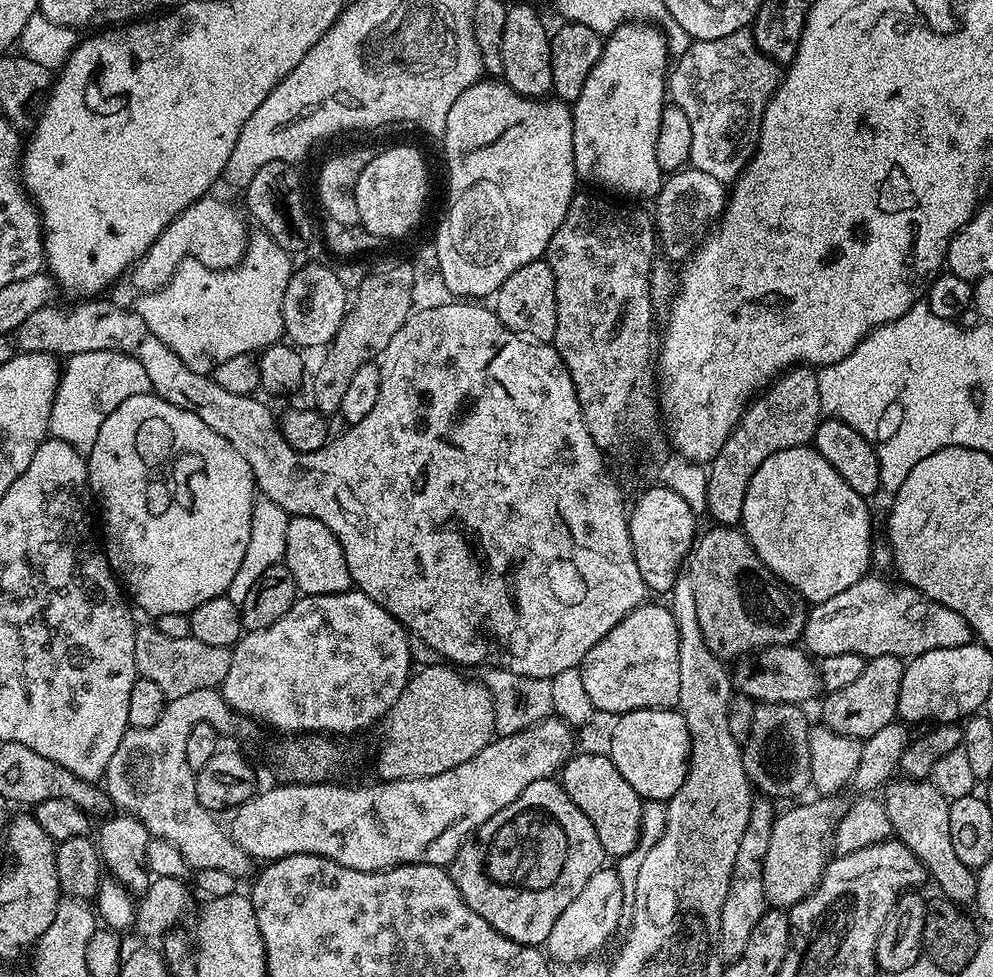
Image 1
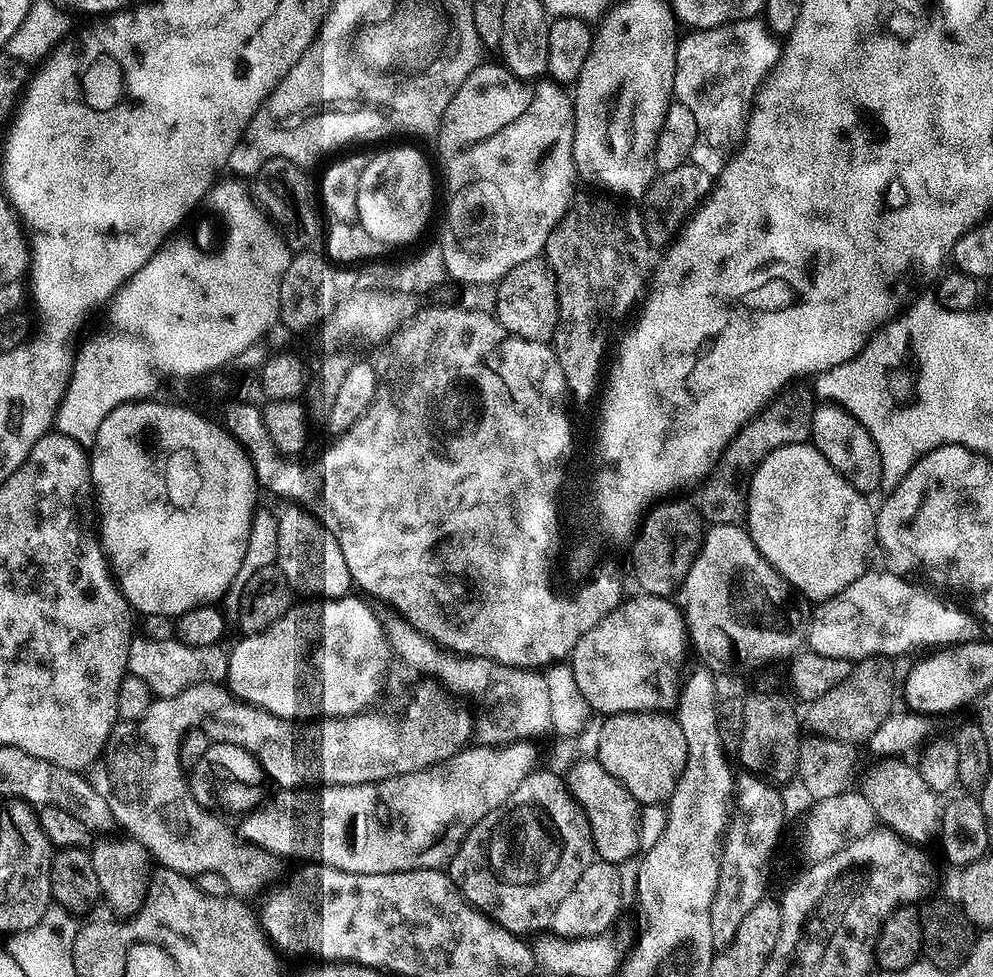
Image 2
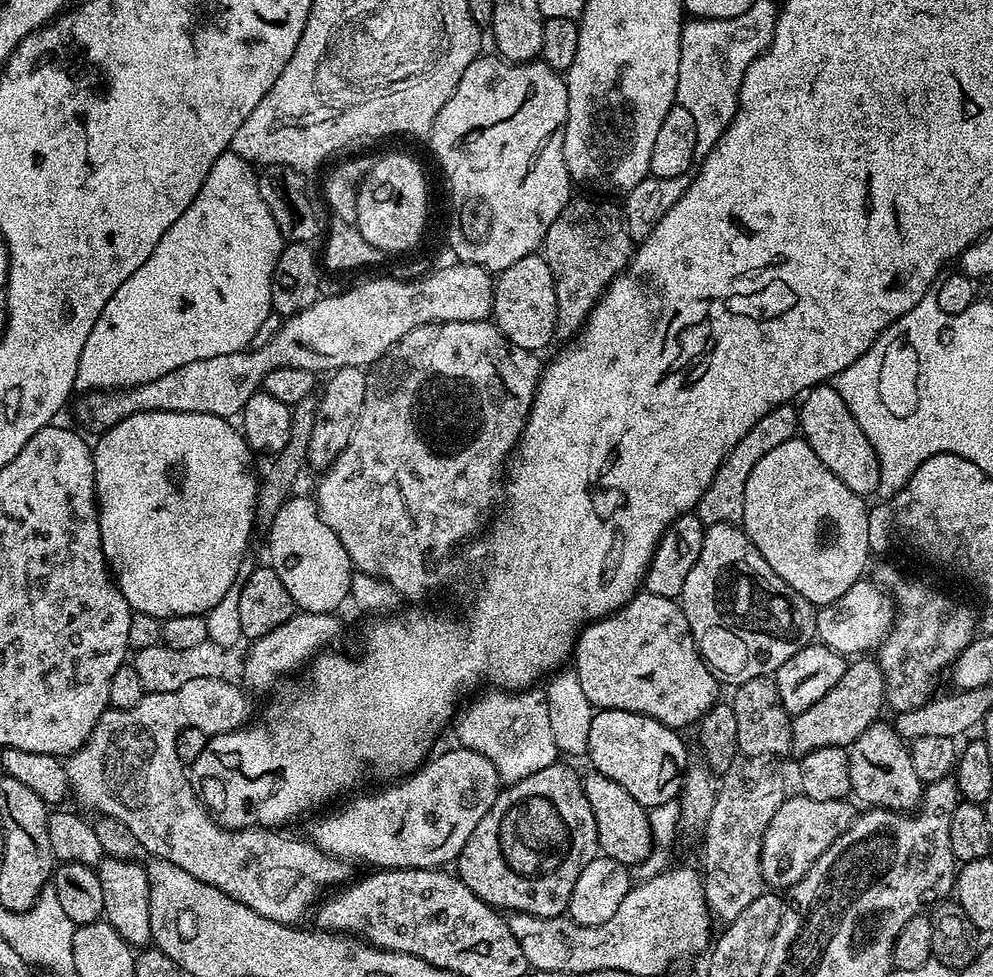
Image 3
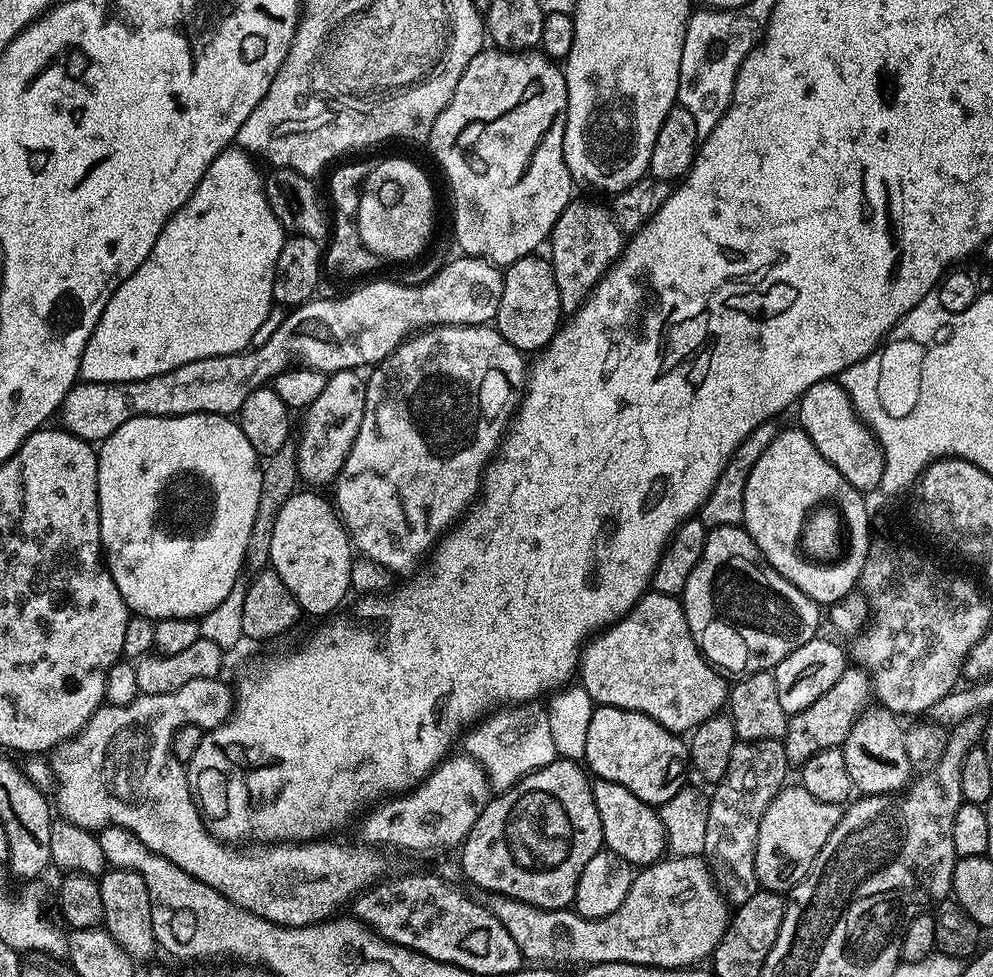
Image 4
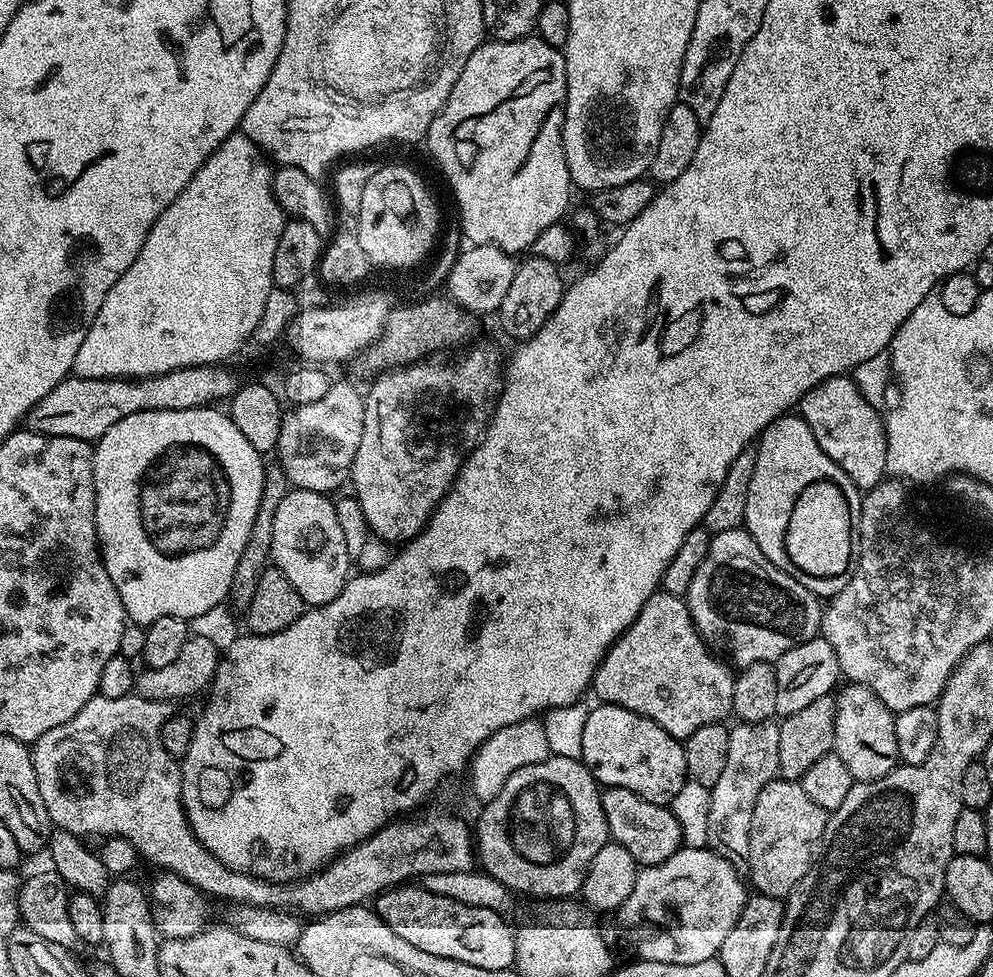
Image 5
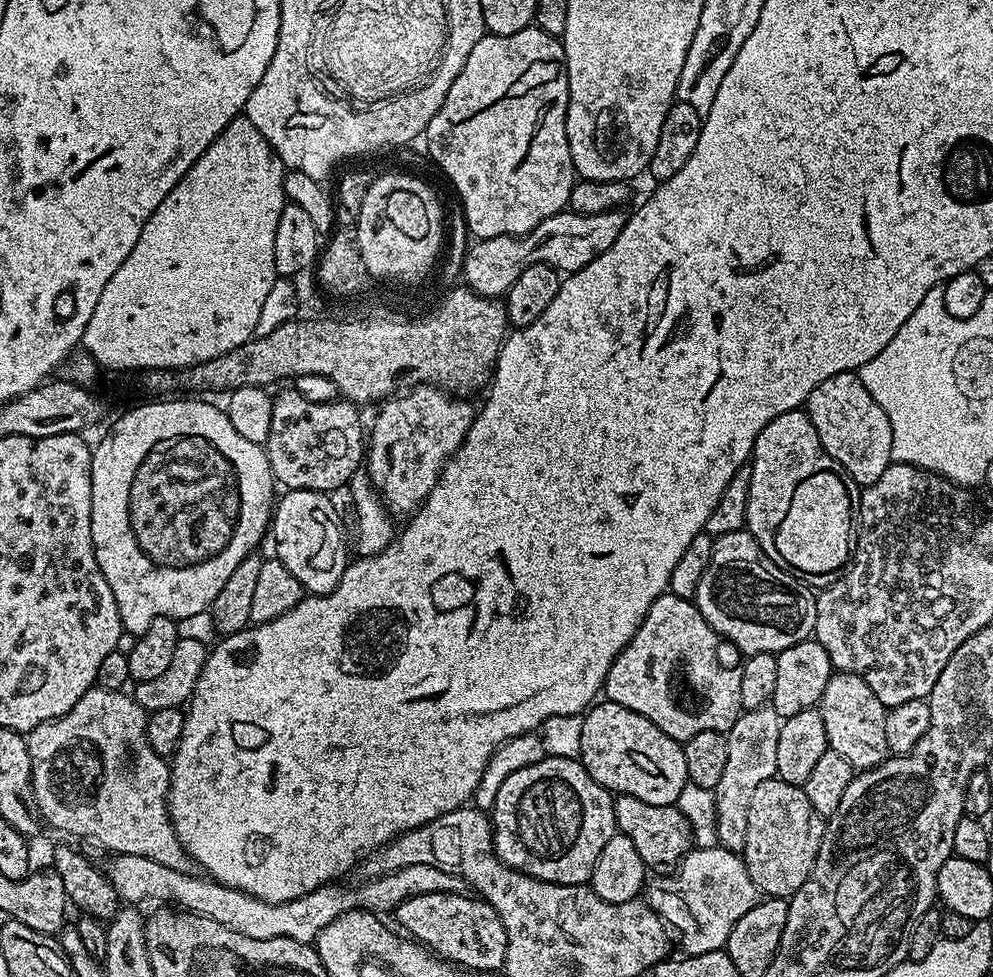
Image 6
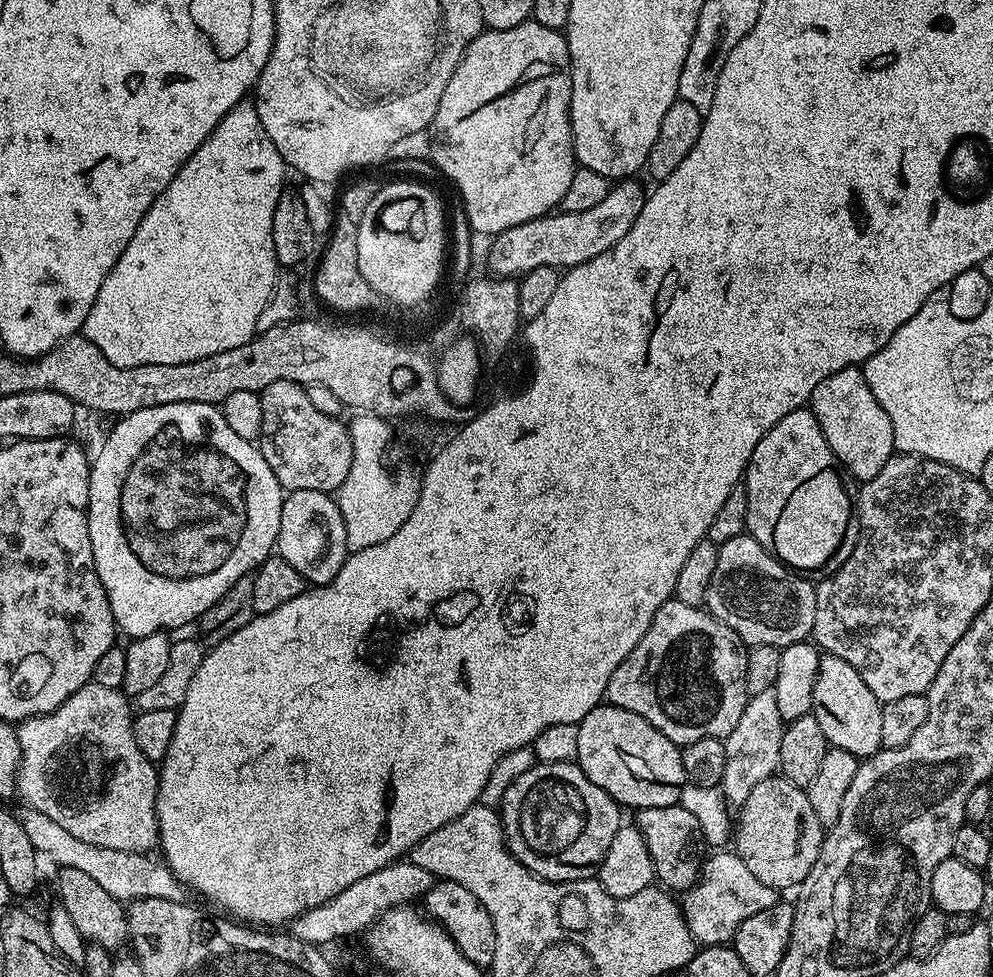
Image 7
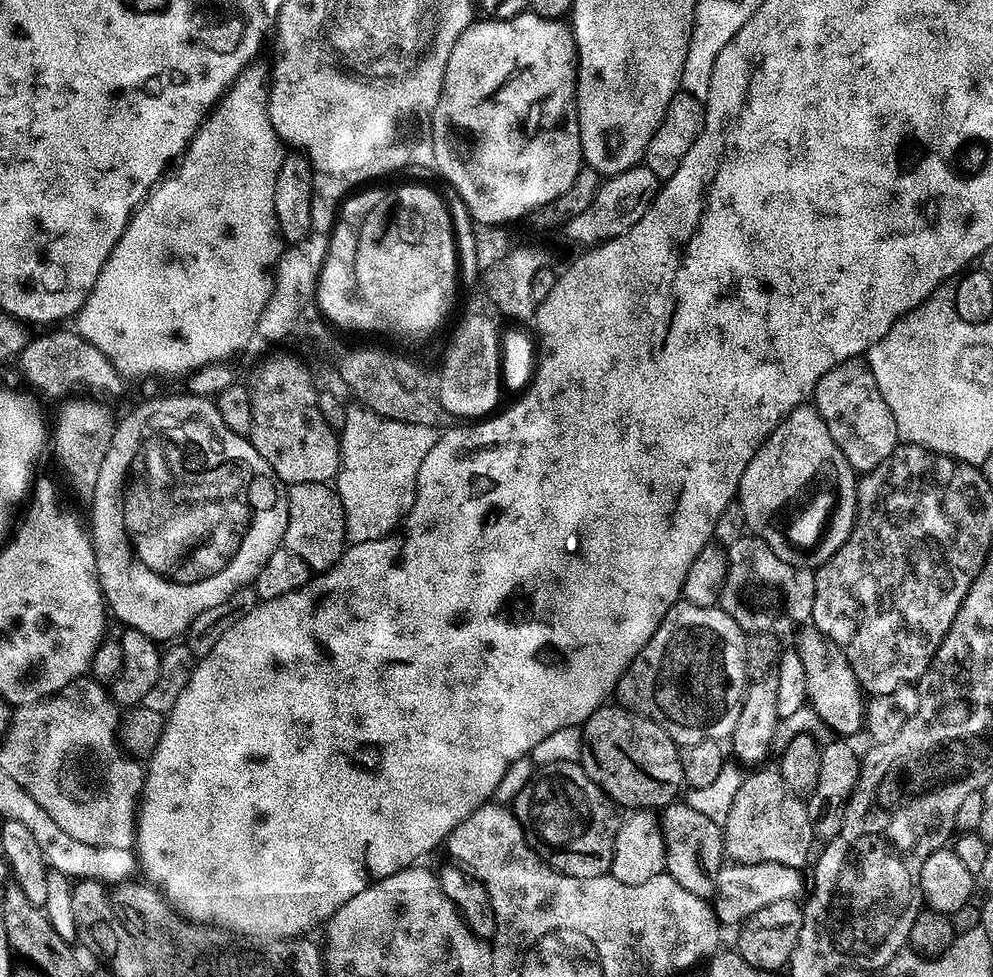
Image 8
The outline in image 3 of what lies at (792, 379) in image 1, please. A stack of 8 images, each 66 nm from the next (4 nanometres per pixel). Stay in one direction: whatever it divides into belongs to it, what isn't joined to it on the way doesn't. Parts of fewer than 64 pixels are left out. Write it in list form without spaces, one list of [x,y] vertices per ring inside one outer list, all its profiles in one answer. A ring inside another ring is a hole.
[[[795,403],[779,404],[777,408],[771,408],[750,430],[746,430],[746,438],[739,440],[726,454],[722,466],[714,474],[710,486],[702,494],[702,498],[696,503],[694,515],[705,526],[710,524],[735,524],[739,525],[744,519],[746,510],[746,478],[750,478],[750,470],[758,466],[758,458],[766,458],[774,446],[780,446],[782,442],[793,439],[800,432],[800,410]]]

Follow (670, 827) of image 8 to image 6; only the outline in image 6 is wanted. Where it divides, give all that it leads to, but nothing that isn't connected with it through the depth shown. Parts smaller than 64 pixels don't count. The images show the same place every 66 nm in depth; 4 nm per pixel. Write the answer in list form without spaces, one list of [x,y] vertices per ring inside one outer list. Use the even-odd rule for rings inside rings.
[[[617,795],[614,800],[614,818],[617,833],[634,842],[634,848],[638,854],[642,854],[645,869],[652,871],[653,868],[653,873],[664,874],[675,869],[694,847],[690,822],[686,822],[686,818],[674,806],[650,806],[642,802],[642,798]]]

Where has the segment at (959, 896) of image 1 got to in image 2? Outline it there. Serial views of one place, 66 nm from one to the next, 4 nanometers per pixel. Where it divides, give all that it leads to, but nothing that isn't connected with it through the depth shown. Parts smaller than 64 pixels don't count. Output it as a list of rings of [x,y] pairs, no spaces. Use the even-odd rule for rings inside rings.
[[[880,758],[862,772],[862,791],[866,802],[874,806],[876,819],[881,825],[899,833],[907,840],[924,842],[928,835],[938,828],[937,793],[922,778],[915,763],[907,764],[904,758]]]

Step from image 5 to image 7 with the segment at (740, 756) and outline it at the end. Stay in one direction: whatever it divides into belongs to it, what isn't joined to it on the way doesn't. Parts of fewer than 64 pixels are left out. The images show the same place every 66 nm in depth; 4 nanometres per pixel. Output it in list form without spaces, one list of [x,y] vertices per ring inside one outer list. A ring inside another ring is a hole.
[[[776,689],[753,692],[746,702],[746,710],[742,710],[742,718],[738,718],[738,726],[730,730],[724,740],[726,750],[726,774],[719,787],[722,795],[733,809],[738,810],[750,796],[750,790],[758,786],[758,782],[773,775],[780,766],[780,747],[786,722],[782,714],[778,714],[778,698]]]

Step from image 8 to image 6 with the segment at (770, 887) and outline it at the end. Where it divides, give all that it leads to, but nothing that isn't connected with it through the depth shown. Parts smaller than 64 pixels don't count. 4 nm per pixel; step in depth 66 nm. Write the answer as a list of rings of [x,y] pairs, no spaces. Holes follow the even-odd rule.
[[[719,846],[693,847],[671,874],[660,874],[655,879],[653,884],[651,881],[647,885],[646,903],[675,935],[677,932],[684,936],[680,944],[689,956],[721,951],[727,945],[734,922],[738,922],[746,910],[755,906],[758,899],[758,889],[743,859],[737,853]]]

